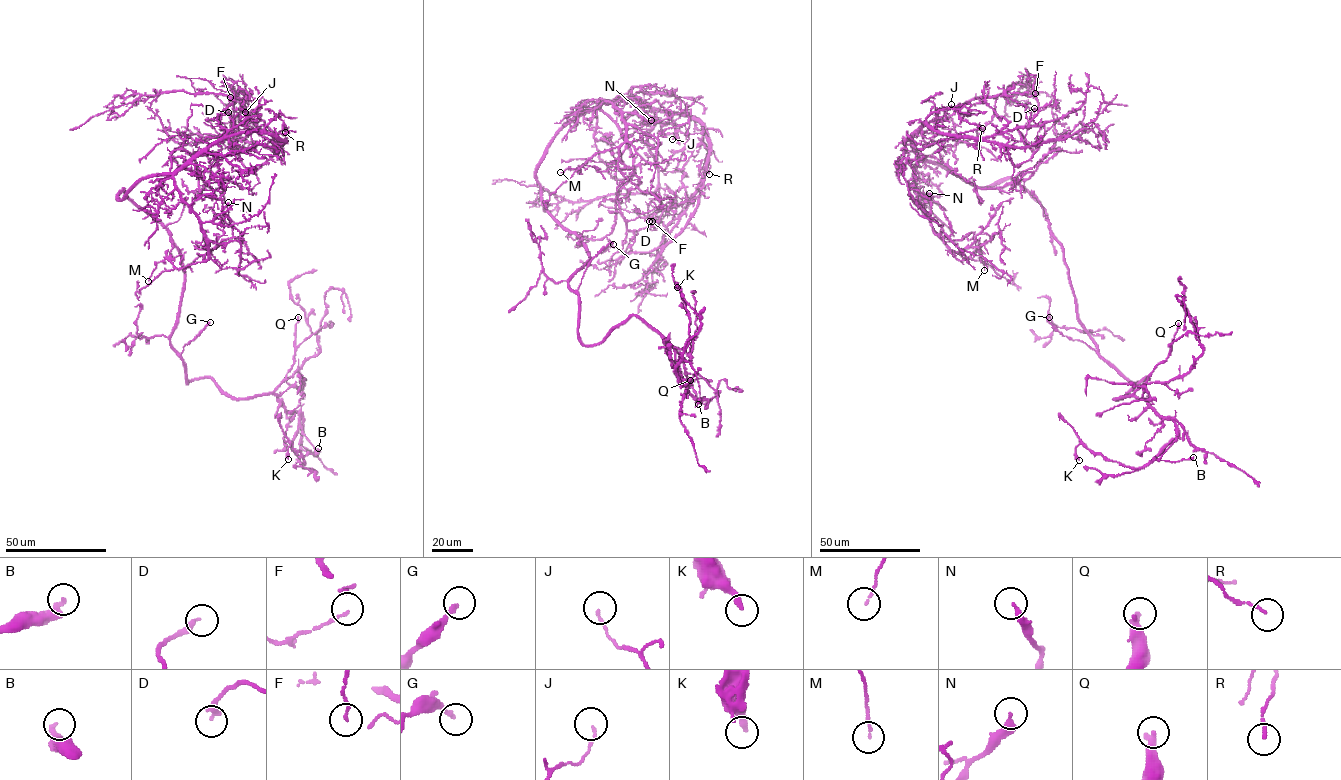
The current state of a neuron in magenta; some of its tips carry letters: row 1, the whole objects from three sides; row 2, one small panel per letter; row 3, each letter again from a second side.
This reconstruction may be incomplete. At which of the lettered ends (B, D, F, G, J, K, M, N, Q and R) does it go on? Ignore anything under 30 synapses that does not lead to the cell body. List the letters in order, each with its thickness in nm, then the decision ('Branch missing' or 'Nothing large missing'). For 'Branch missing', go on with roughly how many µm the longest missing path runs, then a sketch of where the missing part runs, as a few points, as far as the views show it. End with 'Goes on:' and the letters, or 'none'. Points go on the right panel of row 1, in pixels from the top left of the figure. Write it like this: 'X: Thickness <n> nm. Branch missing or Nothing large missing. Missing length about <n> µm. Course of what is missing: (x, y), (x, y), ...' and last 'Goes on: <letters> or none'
B: Thickness 200 nm. Nothing large missing
D: Thickness 300 nm. Nothing large missing
F: Thickness 80 nm. Nothing large missing
G: Thickness 200 nm. Nothing large missing
J: Thickness 100 nm. Nothing large missing
K: Thickness 280 nm. Nothing large missing
M: Thickness 110 nm. Nothing large missing
N: Thickness 320 nm. Nothing large missing
Q: Thickness 340 nm. Nothing large missing
R: Thickness 110 nm. Nothing large missing
Goes on: none

